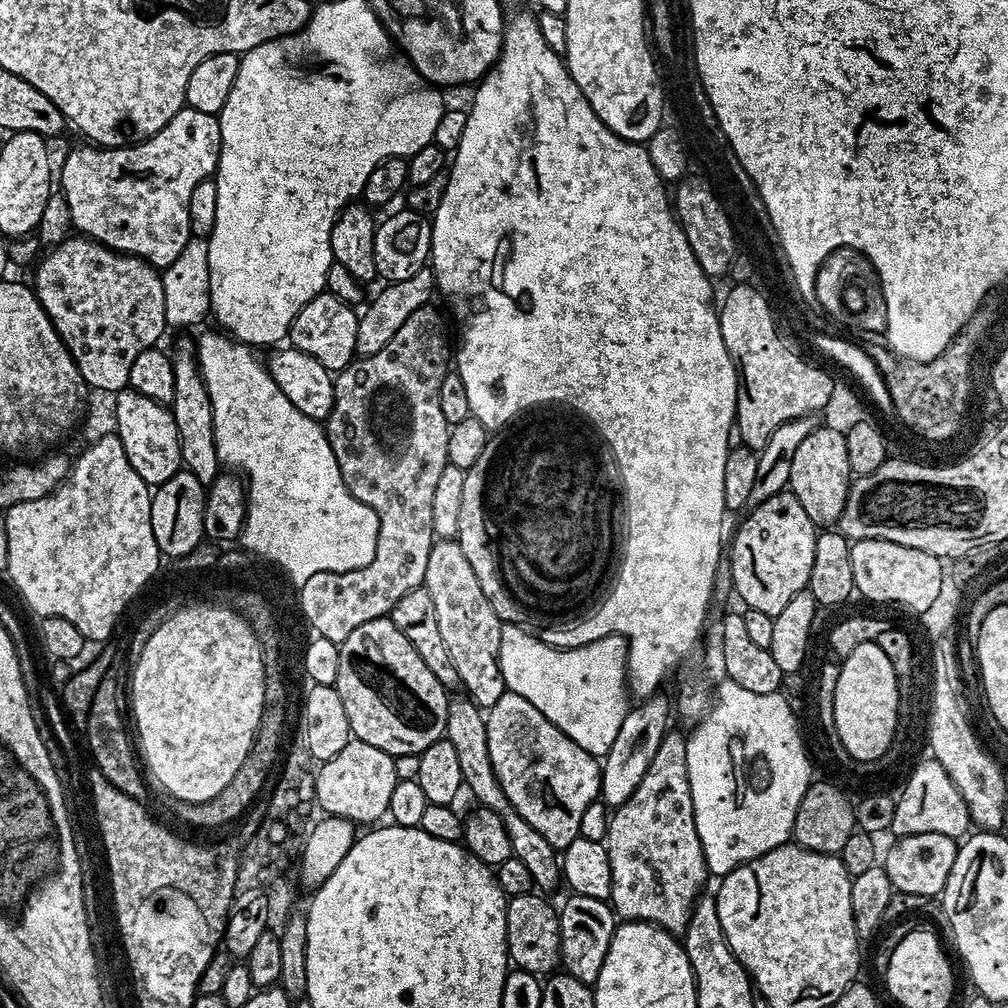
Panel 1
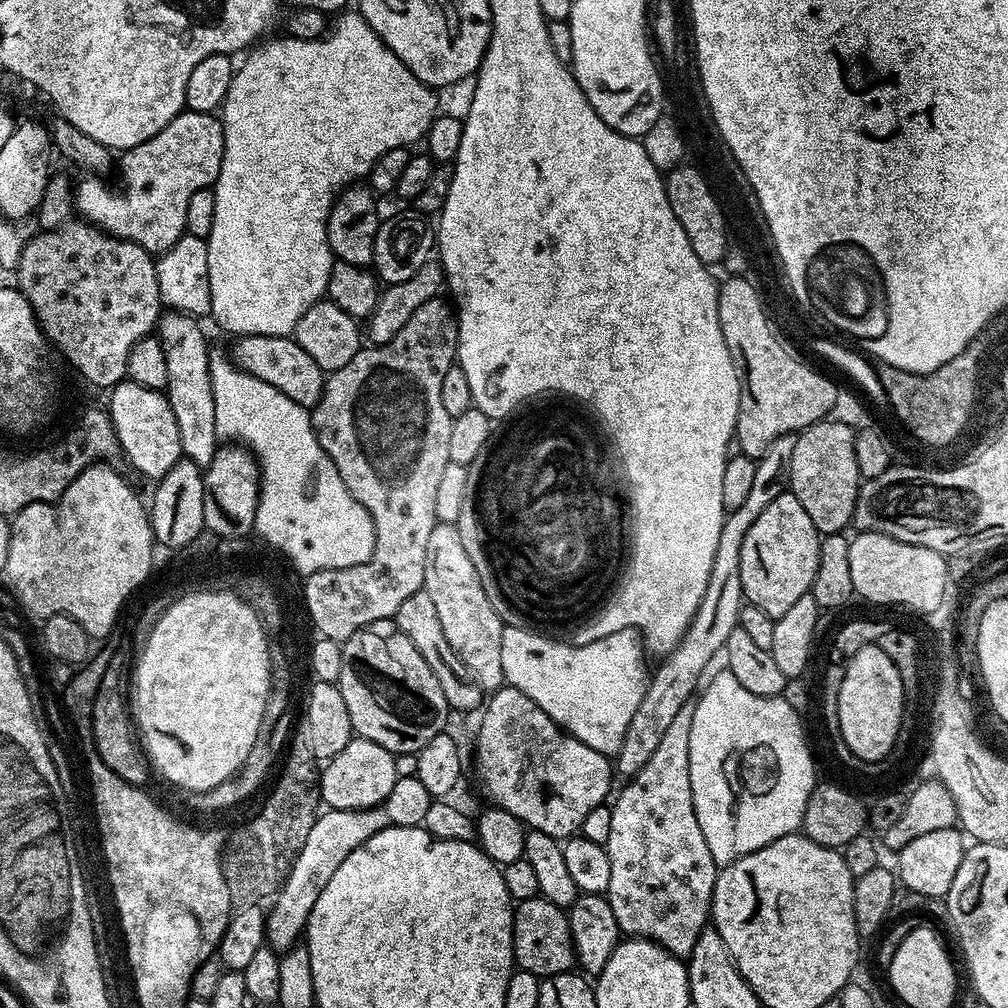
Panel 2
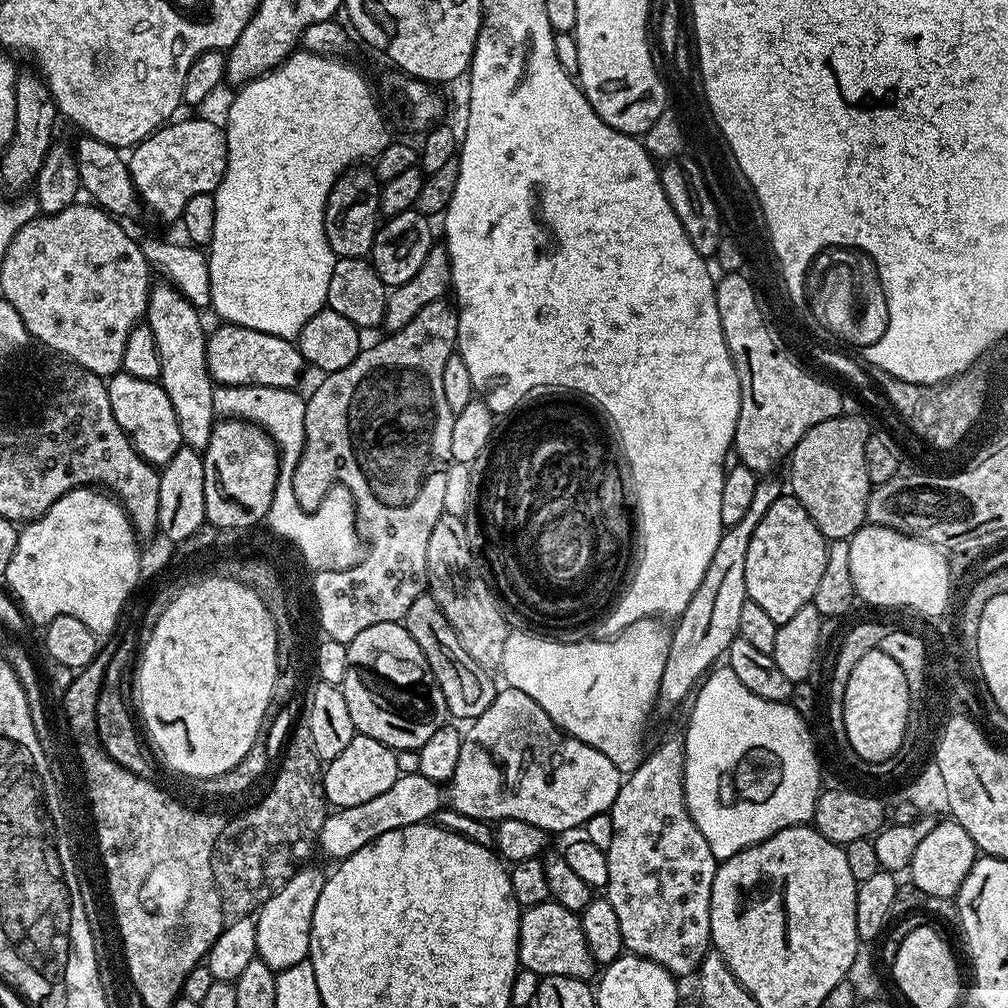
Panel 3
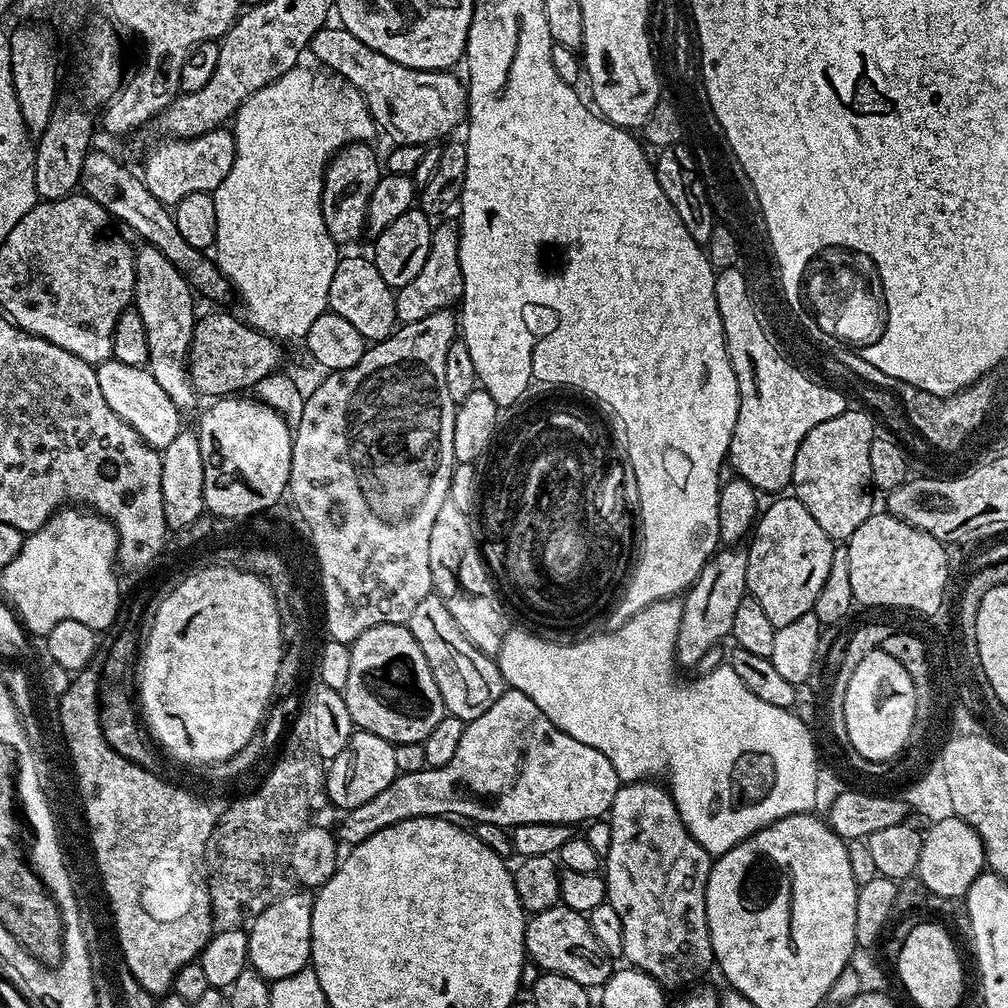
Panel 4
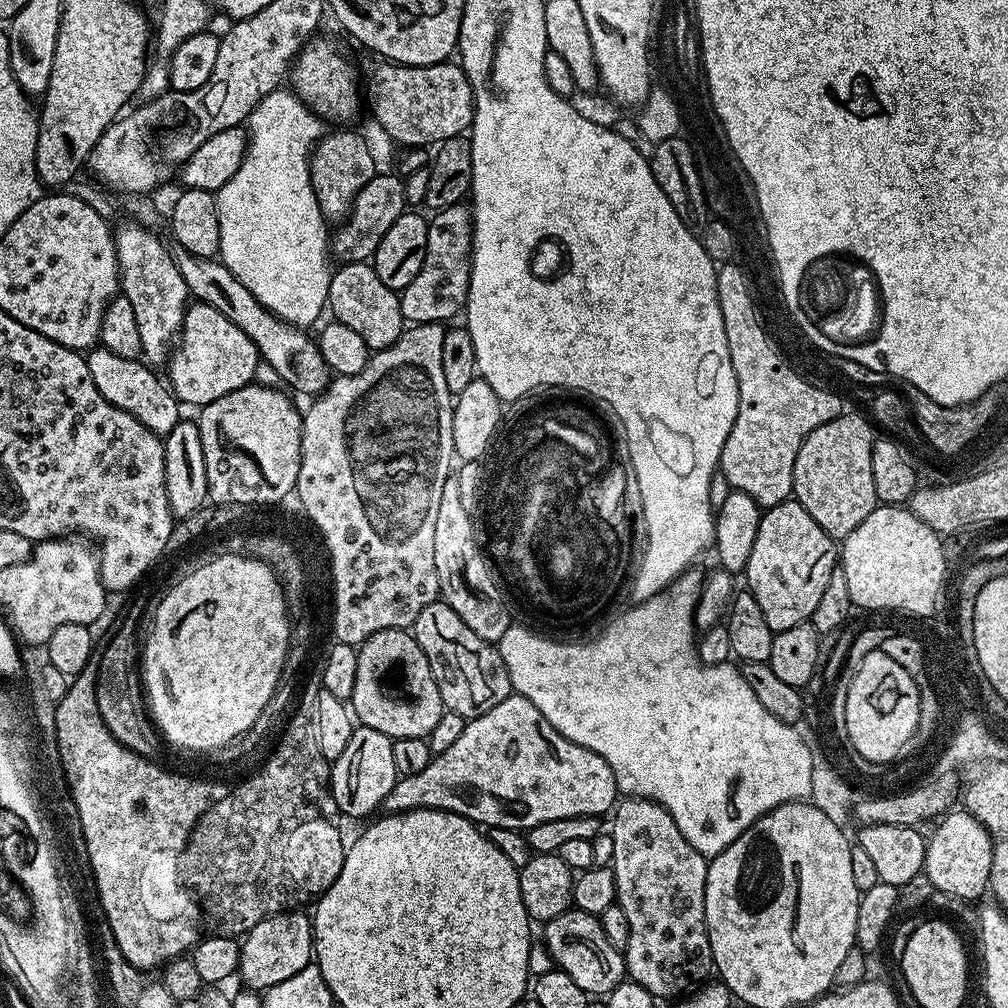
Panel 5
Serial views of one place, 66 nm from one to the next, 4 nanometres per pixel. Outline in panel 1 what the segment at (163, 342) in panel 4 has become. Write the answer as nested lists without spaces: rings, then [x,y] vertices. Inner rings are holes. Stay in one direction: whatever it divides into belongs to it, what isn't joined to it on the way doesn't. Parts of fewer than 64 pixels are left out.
[[[182,337],[176,349],[171,349],[170,355],[174,366],[174,398],[170,411],[178,426],[180,463],[187,472],[194,474],[194,478],[198,478],[198,482],[207,486],[221,475],[222,465],[214,442],[214,414],[210,410],[210,394],[206,394],[204,380],[200,377],[200,364],[196,360],[193,337]]]

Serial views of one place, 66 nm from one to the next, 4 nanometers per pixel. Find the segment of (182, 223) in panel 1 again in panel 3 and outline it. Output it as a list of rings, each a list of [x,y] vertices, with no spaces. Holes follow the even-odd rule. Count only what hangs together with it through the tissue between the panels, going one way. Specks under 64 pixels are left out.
[[[180,120],[169,122],[157,128],[152,135],[131,149],[127,157],[129,173],[140,196],[143,207],[164,220],[179,221],[186,210],[186,202],[198,194],[215,193],[222,182],[228,165],[228,138],[223,127],[212,120]]]

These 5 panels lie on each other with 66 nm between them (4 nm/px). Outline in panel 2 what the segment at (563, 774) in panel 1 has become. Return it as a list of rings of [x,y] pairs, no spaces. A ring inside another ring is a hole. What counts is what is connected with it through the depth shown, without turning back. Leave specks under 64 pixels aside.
[[[505,686],[491,693],[483,712],[480,733],[476,736],[476,772],[480,775],[485,794],[492,799],[489,801],[495,807],[514,814],[514,818],[521,820],[533,832],[550,834],[559,841],[577,835],[586,816],[595,807],[603,805],[613,791],[614,768],[609,757],[598,750],[590,750],[587,742],[568,735],[553,717],[517,688]]]

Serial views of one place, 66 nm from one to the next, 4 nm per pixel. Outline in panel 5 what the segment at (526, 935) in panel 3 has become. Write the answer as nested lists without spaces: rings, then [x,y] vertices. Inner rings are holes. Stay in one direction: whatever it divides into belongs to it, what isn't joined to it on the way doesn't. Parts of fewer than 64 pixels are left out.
[[[569,910],[558,914],[558,918],[547,921],[543,925],[544,944],[552,955],[552,960],[559,971],[570,974],[578,986],[588,993],[589,997],[607,997],[626,979],[624,953],[619,948],[610,946],[610,938],[606,938],[606,930],[602,930],[599,919],[589,912]]]

